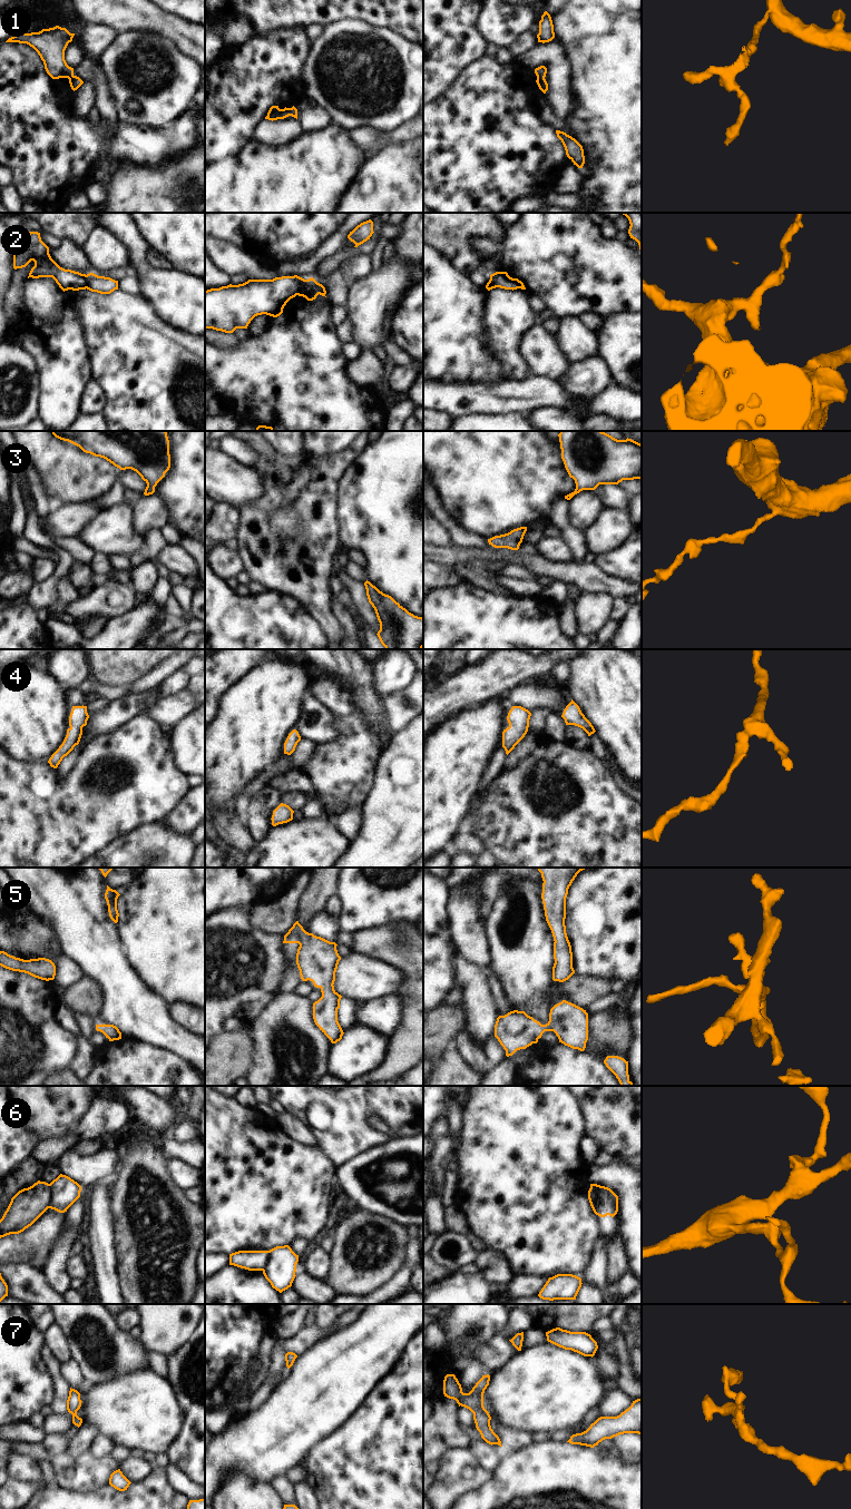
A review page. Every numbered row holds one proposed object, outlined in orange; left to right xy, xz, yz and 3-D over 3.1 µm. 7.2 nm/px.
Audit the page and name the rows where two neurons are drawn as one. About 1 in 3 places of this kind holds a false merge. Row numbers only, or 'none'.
2, 6

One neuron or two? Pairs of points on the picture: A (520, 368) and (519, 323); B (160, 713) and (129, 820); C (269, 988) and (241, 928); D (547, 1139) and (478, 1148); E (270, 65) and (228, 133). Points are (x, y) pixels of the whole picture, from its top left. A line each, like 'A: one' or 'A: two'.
A: one
B: two
C: one
D: one
E: one

